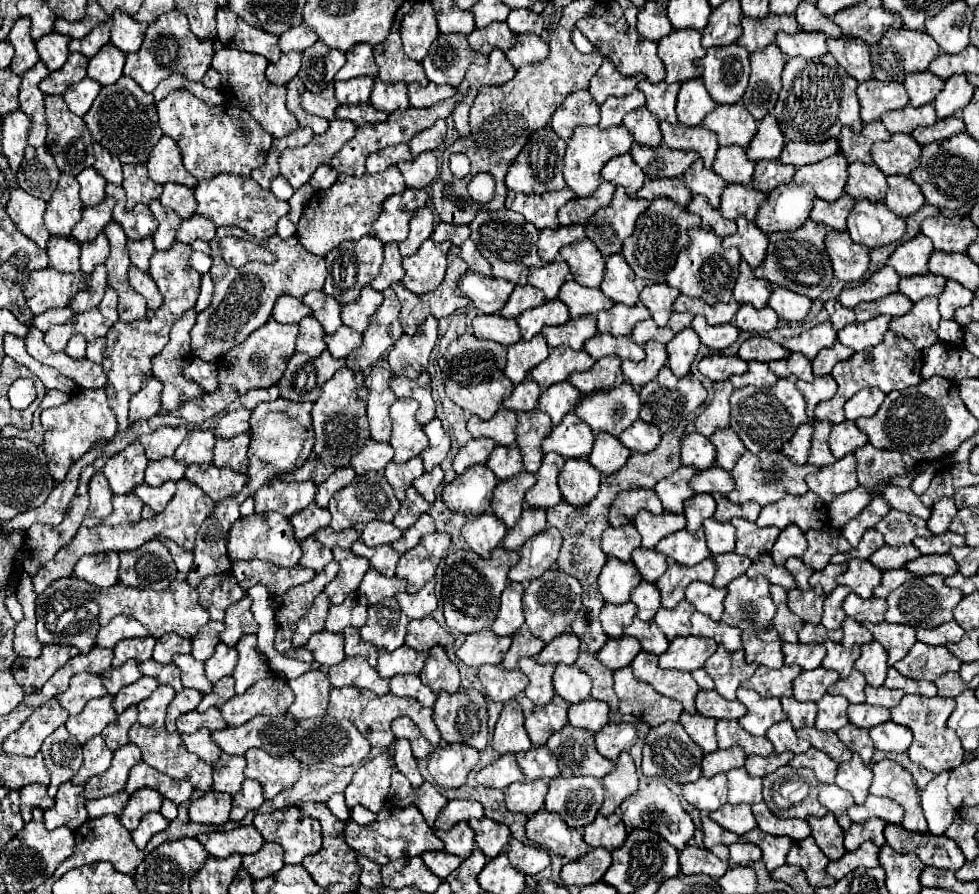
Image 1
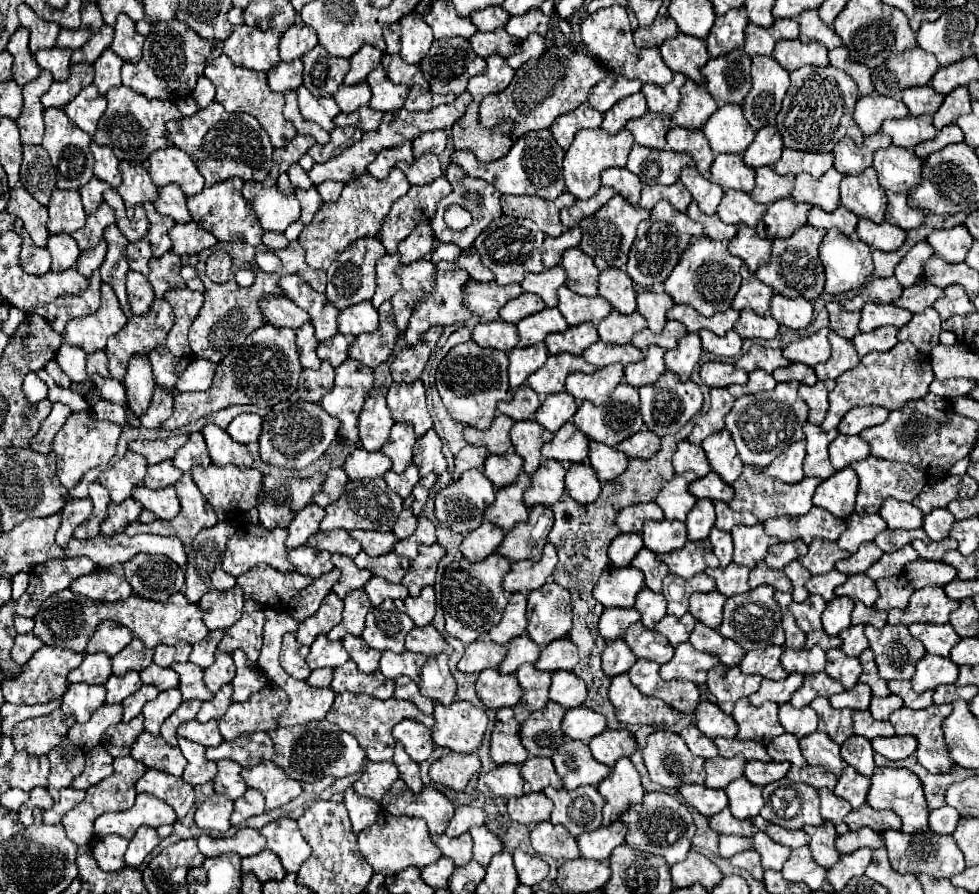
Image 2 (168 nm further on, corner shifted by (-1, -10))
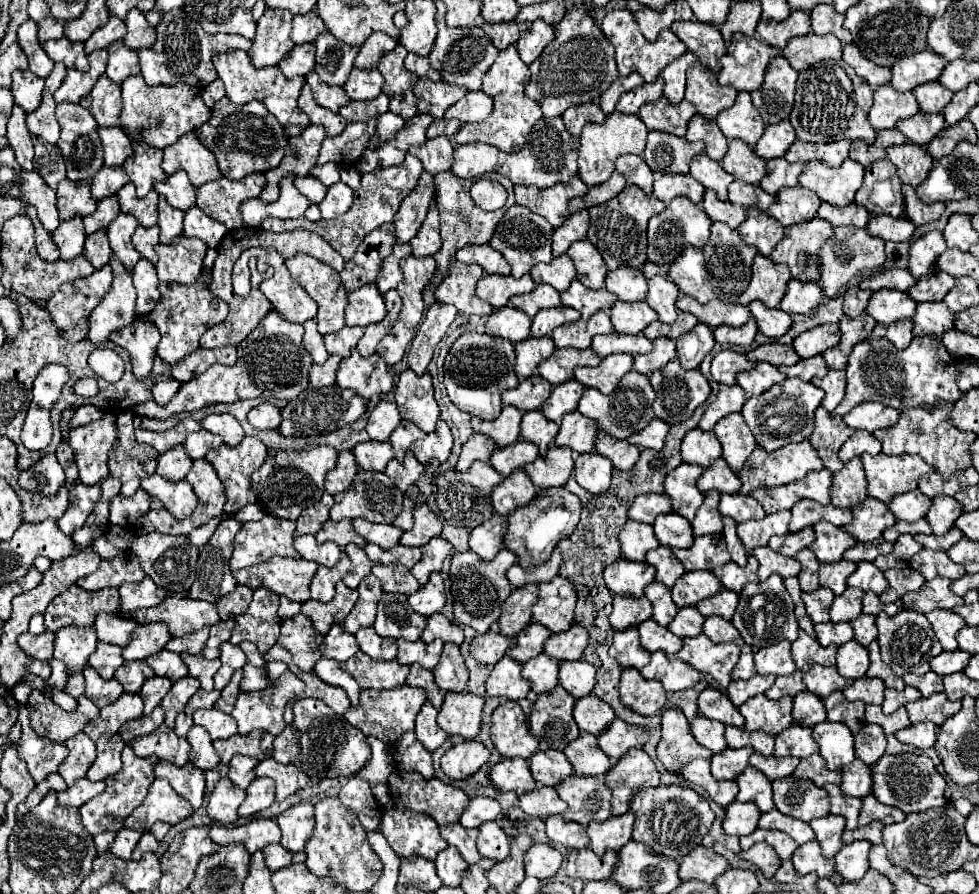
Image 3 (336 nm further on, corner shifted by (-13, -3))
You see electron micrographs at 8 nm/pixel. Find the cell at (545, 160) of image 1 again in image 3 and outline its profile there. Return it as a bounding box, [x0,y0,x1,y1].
[452,117,580,189]

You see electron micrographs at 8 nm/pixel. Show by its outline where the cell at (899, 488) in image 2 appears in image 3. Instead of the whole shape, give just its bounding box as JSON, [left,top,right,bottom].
[860,453,934,503]

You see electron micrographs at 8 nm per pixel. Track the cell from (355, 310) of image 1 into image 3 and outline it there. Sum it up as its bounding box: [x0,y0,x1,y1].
[346,283,386,327]

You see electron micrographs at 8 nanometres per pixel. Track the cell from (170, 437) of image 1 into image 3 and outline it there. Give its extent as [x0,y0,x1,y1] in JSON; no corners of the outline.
[136,419,200,453]

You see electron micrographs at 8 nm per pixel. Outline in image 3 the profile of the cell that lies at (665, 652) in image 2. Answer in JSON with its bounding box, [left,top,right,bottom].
[638,619,682,653]

